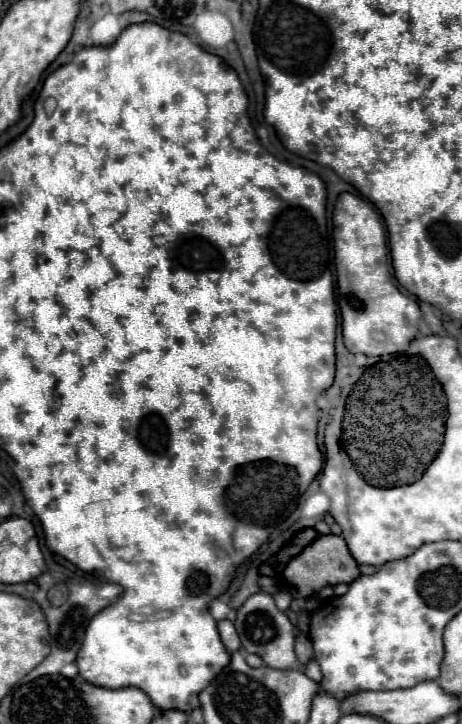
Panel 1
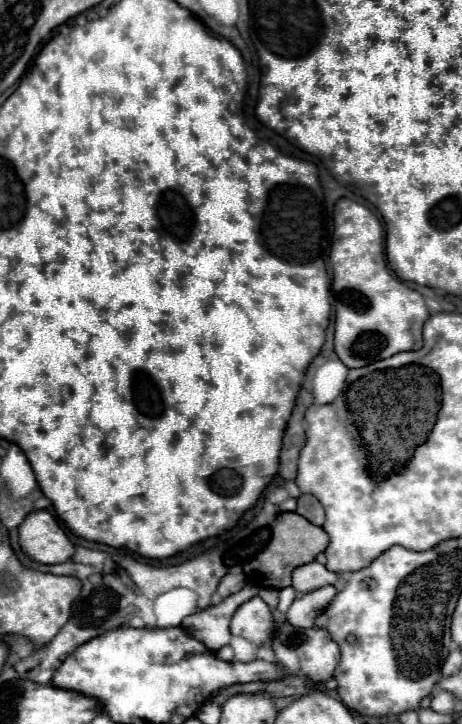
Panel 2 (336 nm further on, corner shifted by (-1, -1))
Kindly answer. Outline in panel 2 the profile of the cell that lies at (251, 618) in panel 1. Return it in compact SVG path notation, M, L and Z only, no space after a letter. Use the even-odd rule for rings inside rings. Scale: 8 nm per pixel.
M254 596L248 602L244 602L230 622L230 632L234 636L250 640L254 646L264 646L270 640L270 628L272 614L268 604L260 596Z

